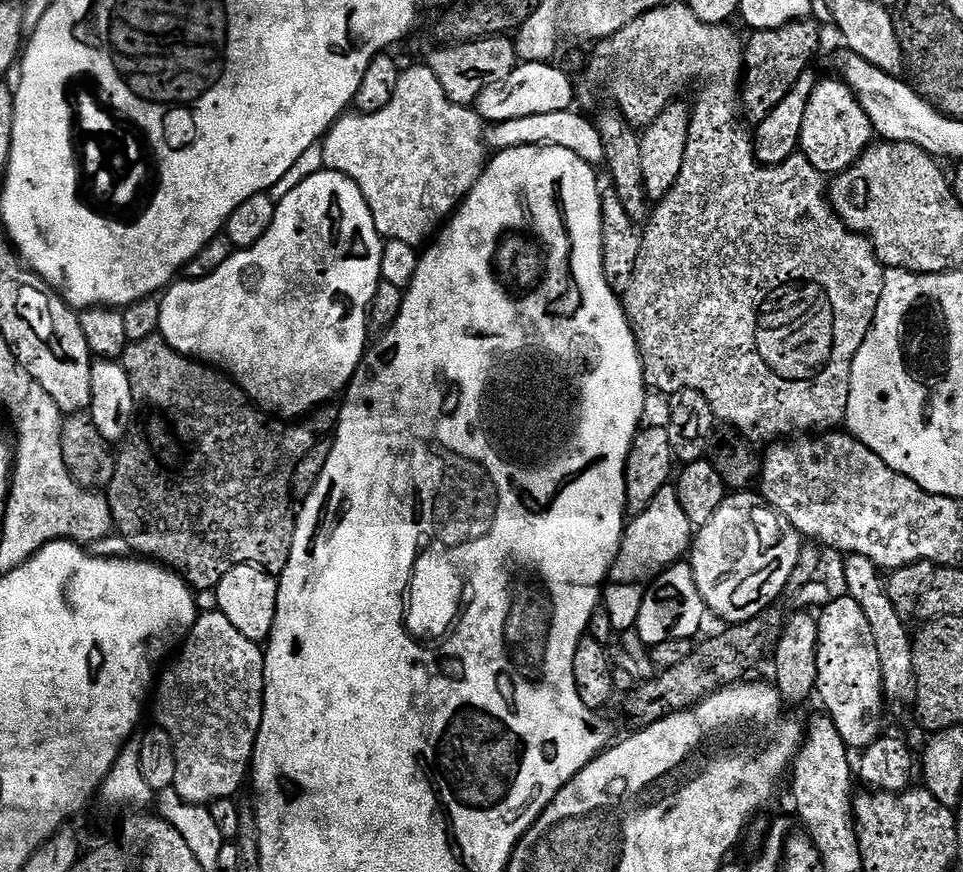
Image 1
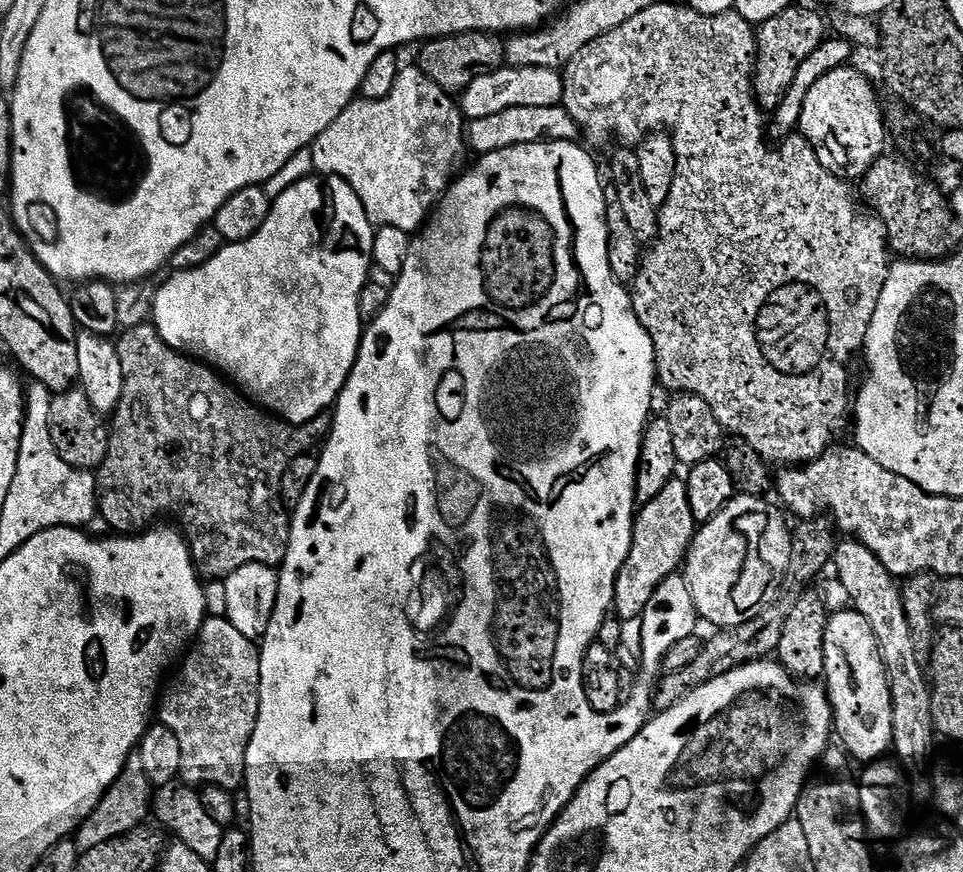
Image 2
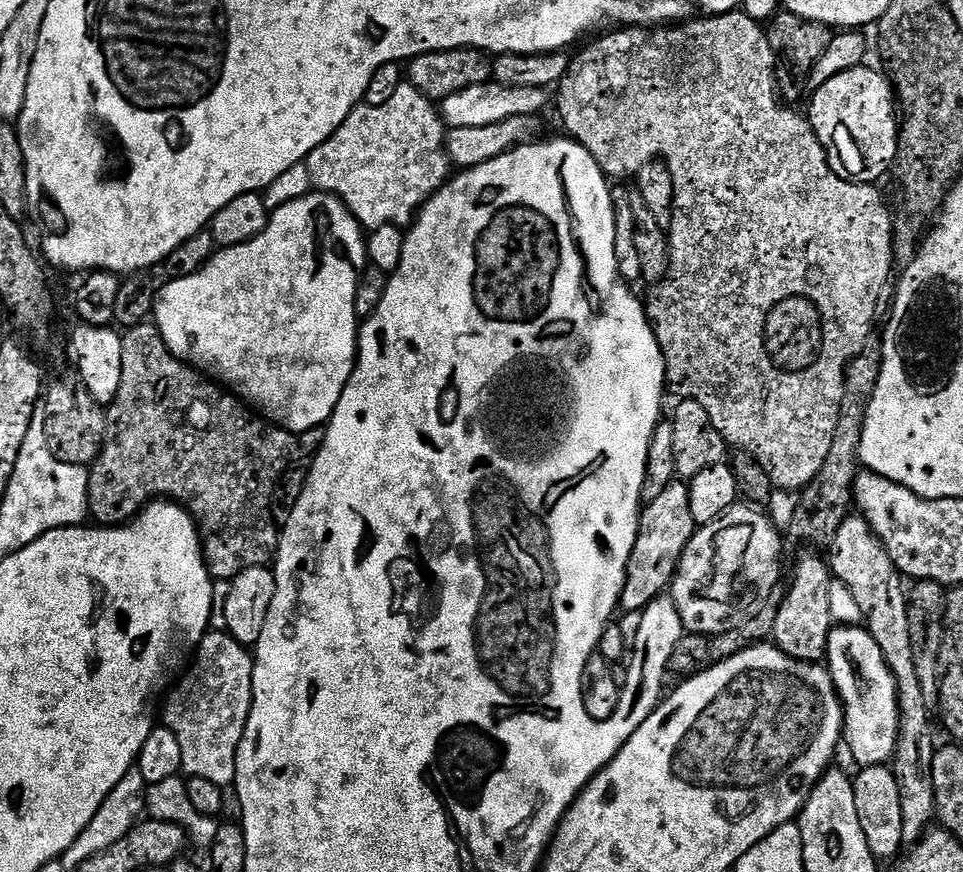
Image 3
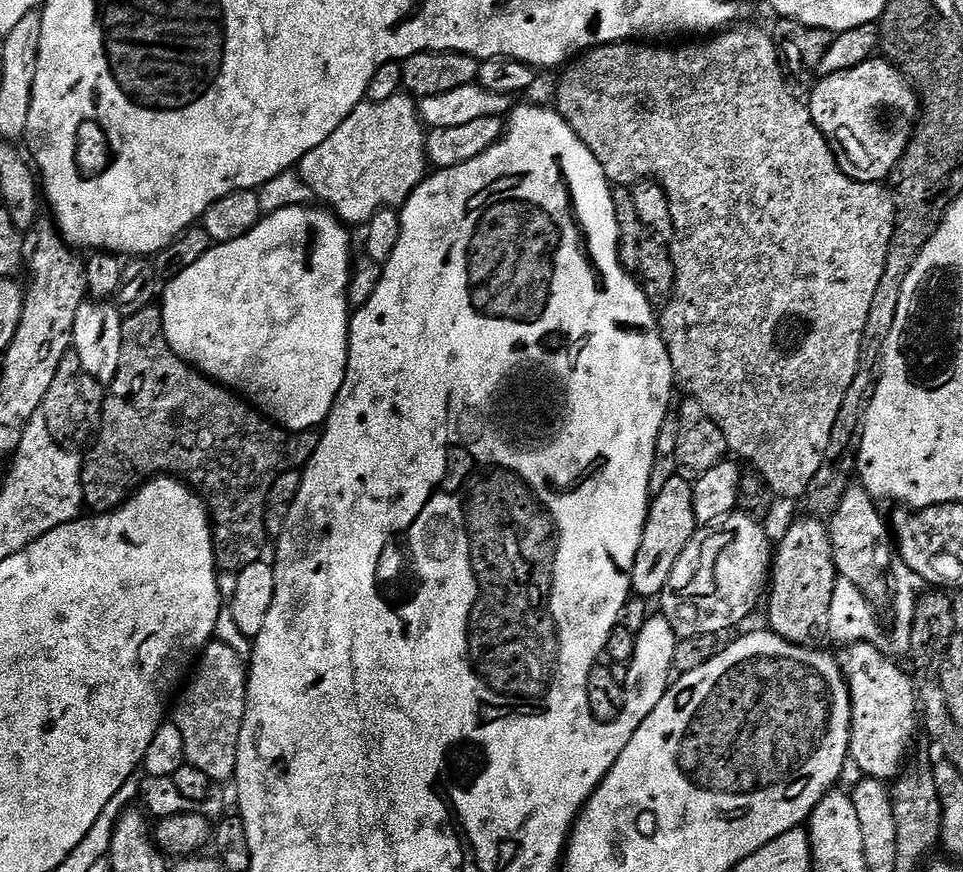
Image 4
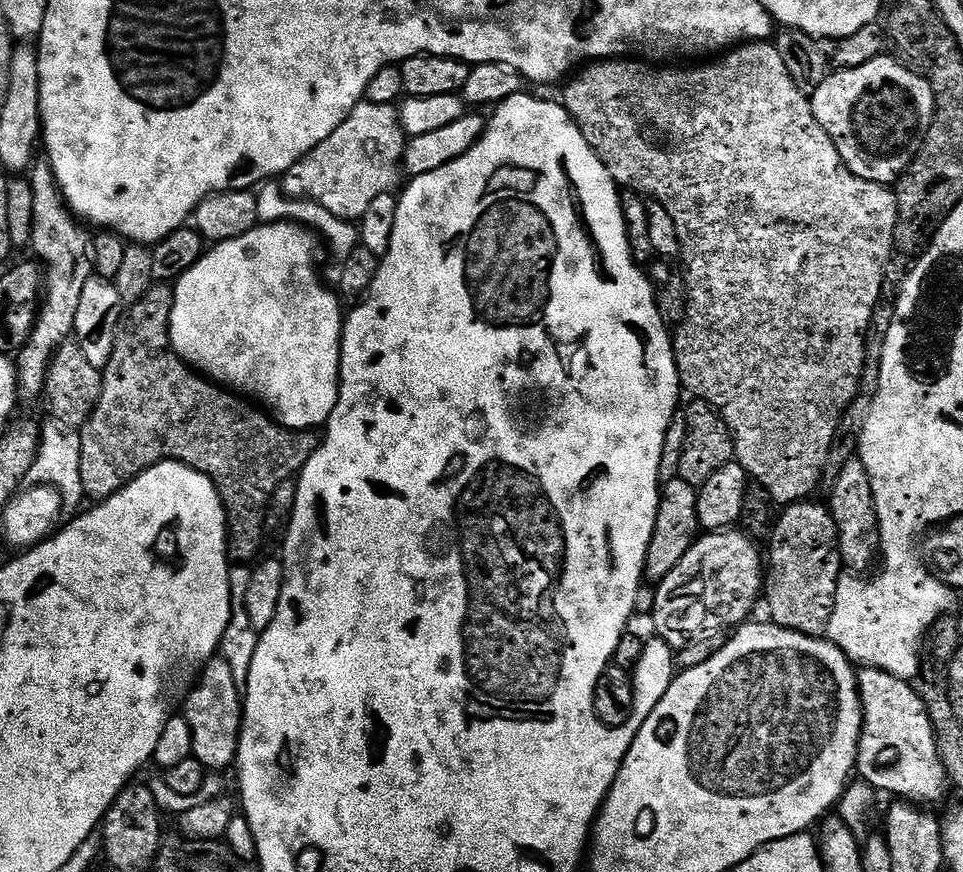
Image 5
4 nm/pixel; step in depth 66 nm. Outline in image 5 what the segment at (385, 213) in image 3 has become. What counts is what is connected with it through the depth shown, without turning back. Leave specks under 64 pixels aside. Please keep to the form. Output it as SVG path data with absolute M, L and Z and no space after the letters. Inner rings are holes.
M363 100L325 142L284 173L284 193L290 198L314 200L340 219L361 221L378 195L397 189L407 141L395 105Z

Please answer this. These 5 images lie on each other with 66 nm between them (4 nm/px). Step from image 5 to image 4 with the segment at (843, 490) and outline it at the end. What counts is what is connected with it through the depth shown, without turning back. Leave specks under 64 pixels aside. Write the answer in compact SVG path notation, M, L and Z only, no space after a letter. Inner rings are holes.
M853 482L842 494L842 502L838 502L838 510L834 510L832 519L827 521L827 526L832 539L832 553L839 579L854 582L858 590L862 590L864 597L873 605L881 606L880 604L886 603L887 600L889 603L890 600L890 573L894 568L894 540L890 535L890 528L885 517L884 520L880 517L880 512L876 507L878 507L877 501L866 491L864 485Z

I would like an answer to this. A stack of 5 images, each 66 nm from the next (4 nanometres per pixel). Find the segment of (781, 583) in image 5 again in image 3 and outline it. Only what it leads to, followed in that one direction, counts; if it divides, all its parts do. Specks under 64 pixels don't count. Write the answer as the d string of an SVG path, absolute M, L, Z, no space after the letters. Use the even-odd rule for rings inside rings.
M812 550L805 552L808 553L797 562L796 569L792 572L792 585L789 586L788 593L783 593L780 606L776 609L770 636L776 647L781 648L788 656L792 656L796 660L820 662L825 659L828 651L828 639L834 627L834 621L830 614L830 586L833 577L830 575L830 569L823 555Z

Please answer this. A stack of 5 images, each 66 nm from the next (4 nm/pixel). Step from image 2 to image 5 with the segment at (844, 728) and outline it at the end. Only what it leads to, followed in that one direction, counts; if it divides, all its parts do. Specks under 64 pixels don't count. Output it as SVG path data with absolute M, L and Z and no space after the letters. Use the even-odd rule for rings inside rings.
M866 667L859 669L858 687L860 709L864 711L864 721L860 731L860 750L856 754L855 766L859 779L875 789L877 793L889 792L892 798L899 798L904 802L921 806L936 806L932 804L938 803L943 798L946 777L938 754L932 723L926 714L926 706L922 706L922 698L916 692L915 687L909 681L894 678L894 674L886 674L877 668Z

